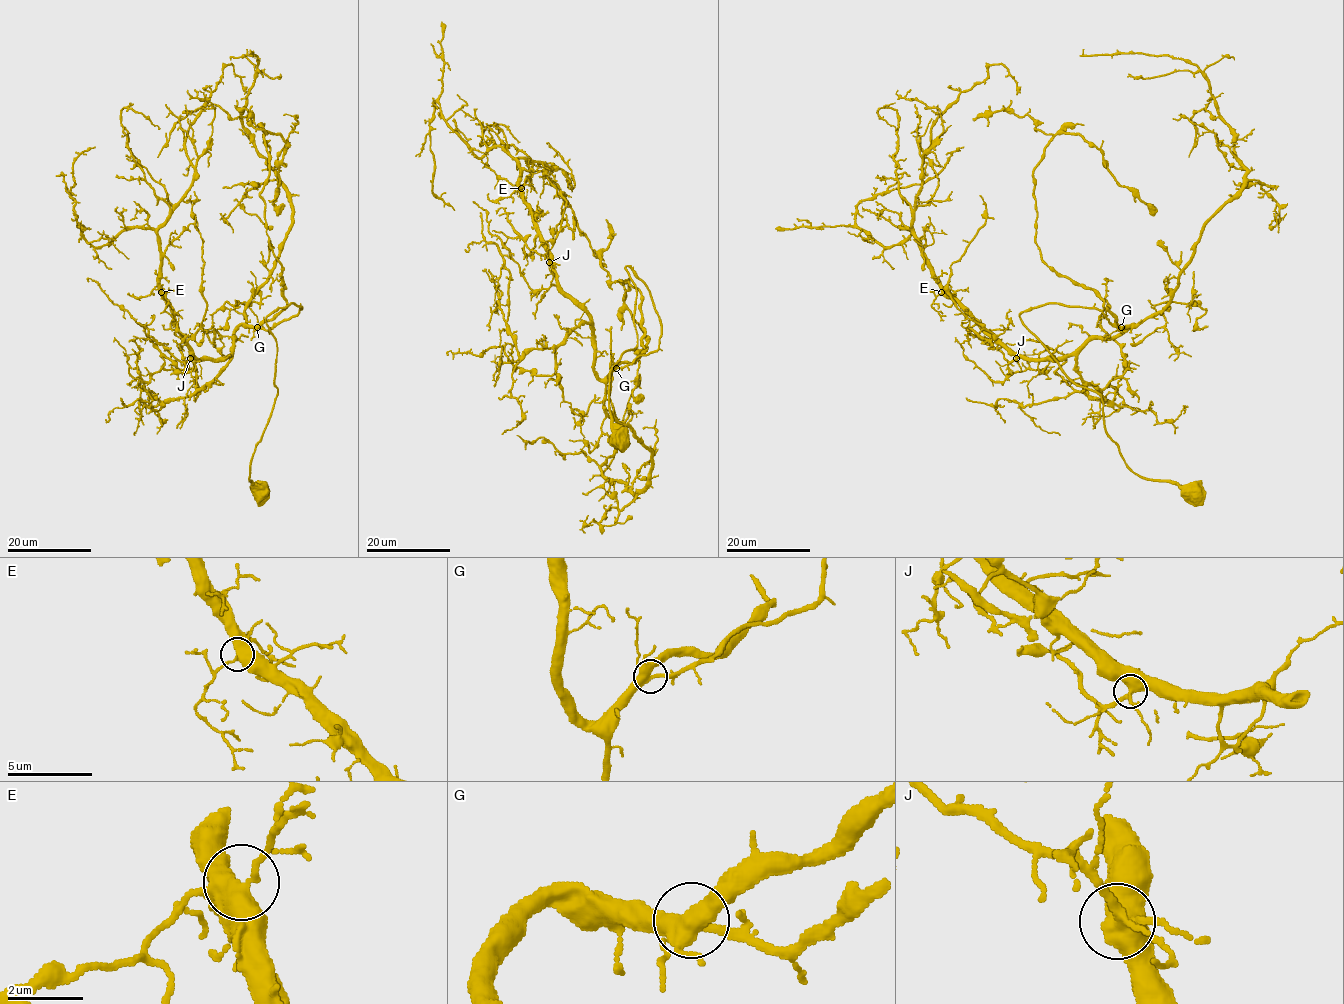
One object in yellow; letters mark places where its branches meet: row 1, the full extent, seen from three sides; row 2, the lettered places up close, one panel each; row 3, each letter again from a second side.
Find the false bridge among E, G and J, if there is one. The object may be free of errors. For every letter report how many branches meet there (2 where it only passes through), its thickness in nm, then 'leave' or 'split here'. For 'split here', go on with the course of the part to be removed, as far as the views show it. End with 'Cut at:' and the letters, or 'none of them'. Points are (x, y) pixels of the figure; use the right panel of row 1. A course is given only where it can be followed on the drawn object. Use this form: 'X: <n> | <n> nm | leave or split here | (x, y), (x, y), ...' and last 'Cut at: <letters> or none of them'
E: 4 | 440 nm | leave
G: 5 | 440 nm | leave
J: 4 | 440 nm | leave
Cut at: none of them

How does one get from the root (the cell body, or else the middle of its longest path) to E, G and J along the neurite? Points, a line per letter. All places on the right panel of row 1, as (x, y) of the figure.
E: (1191, 491), (1126, 464), (1102, 398), (1019, 315), (1063, 303), (1132, 324), (1028, 359), (941, 292)
G: (1191, 491), (1126, 464), (1106, 431), (1102, 398), (1069, 378), (1019, 315), (1063, 303), (1099, 309), (1122, 326)
J: (1191, 491), (1126, 464), (1102, 398), (1019, 315), (1063, 303), (1132, 324), (1064, 357), (1016, 358)

